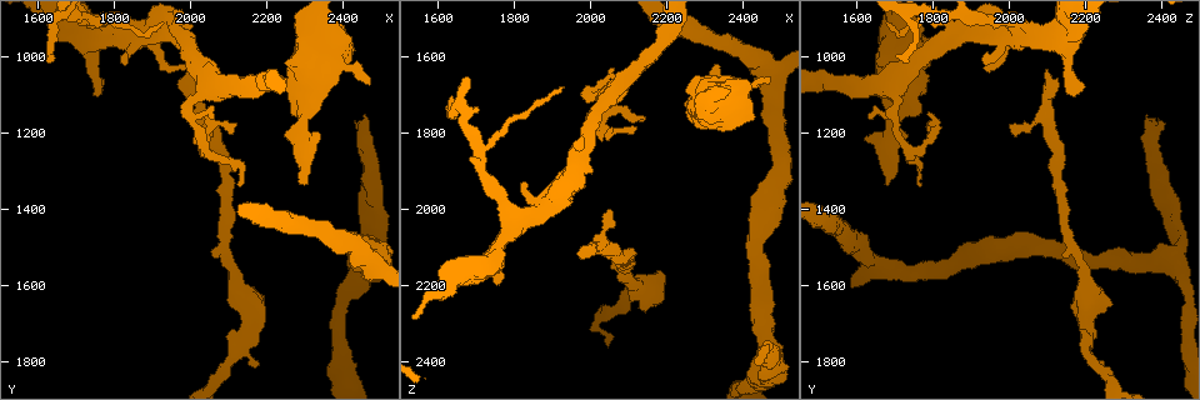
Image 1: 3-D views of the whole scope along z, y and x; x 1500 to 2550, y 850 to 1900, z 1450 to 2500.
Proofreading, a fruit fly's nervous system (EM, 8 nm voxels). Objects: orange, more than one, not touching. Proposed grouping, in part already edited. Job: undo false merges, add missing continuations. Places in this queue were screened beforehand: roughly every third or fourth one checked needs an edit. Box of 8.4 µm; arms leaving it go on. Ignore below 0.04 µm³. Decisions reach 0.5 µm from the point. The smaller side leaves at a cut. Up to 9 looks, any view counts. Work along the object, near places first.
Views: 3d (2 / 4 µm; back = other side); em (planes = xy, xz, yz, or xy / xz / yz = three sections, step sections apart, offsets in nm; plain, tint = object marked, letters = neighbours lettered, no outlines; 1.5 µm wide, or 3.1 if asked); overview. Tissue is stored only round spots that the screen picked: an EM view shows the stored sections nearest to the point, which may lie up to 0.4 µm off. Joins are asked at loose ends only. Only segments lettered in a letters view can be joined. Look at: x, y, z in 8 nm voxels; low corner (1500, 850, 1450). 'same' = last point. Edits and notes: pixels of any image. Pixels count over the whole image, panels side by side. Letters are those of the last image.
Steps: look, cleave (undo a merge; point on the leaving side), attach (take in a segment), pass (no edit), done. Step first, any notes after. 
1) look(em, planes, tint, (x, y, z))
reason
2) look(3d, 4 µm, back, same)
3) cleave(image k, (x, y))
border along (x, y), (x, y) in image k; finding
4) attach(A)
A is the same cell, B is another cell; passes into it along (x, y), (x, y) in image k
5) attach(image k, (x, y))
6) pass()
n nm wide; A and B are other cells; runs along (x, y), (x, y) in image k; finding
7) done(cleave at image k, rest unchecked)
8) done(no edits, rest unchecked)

look(3d, 4 µm, back, (1995, 1030, 2095))

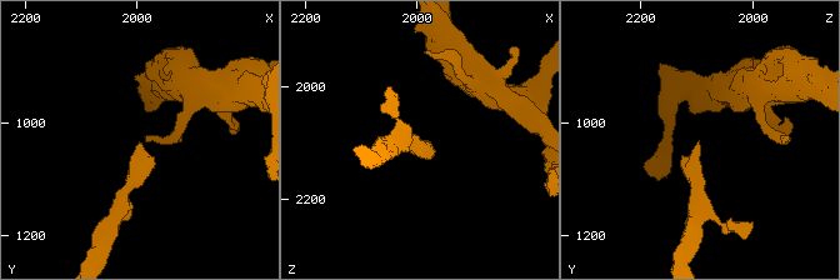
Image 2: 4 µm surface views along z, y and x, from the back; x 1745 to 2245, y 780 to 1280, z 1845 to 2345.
look(em, xy, step 8, letters, (1995, 1030, 2095))
need the tissue

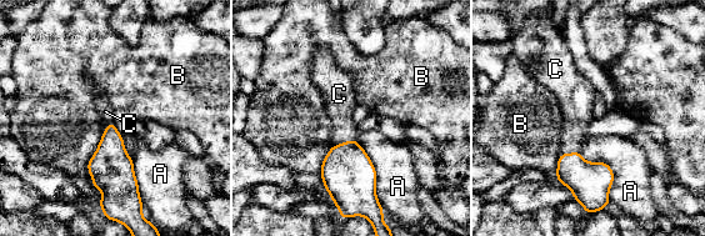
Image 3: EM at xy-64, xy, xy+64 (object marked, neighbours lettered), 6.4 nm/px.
look(em, yz, step 8, letters, same)

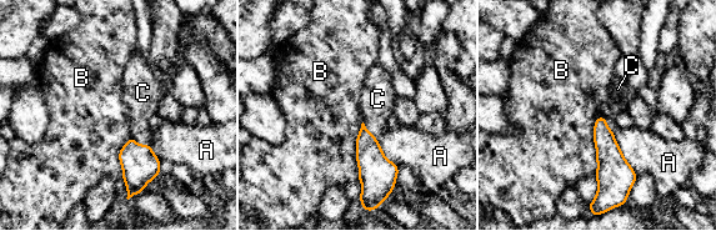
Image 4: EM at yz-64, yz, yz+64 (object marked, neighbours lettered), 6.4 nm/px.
attach(C)
B touches over 360 nm; C is the same cell, A and B are other cells; passes into it along (374, 169), (369, 131), (377, 99) in image 4; it goes on there

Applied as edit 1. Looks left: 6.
look(overview)
redraw

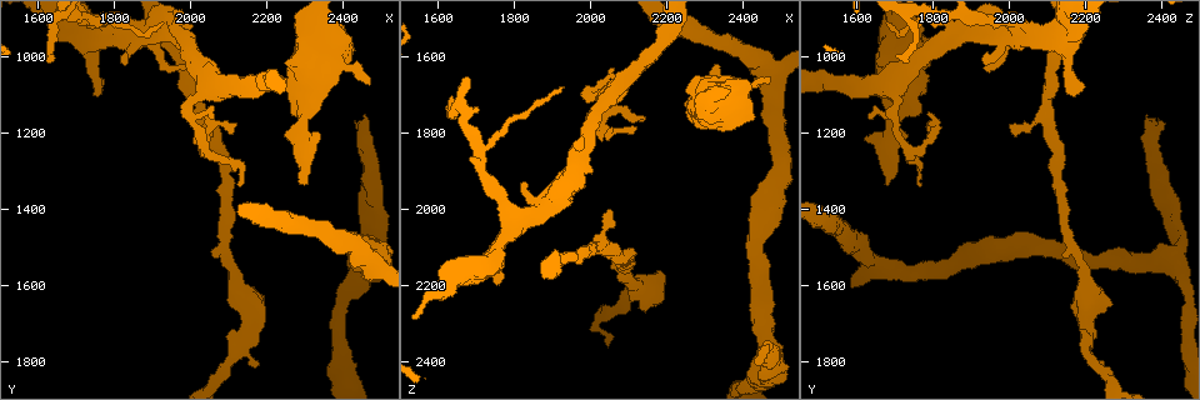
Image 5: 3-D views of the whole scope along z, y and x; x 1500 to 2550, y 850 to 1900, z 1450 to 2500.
look(em, xz, step 8, tint, (1735, 925, 2140))
calibre changes

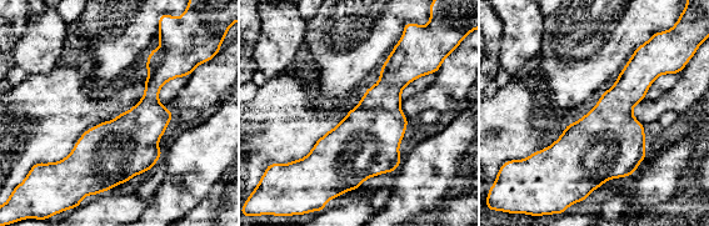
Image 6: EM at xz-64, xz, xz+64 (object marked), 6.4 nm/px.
look(em, xz, step 8, letters, same)

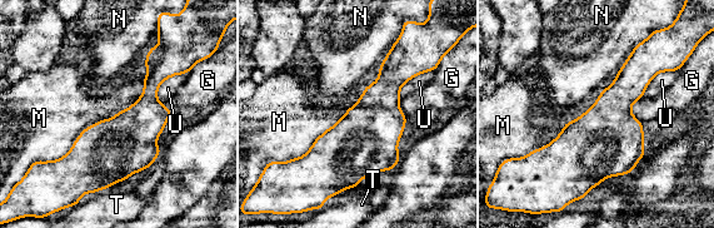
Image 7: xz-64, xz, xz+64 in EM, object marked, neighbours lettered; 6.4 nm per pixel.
pass()
G, M, N, T and U are other cells; all the same neuron

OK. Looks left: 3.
look(em, planes, letters, (2335, 1210, 1615))
free end

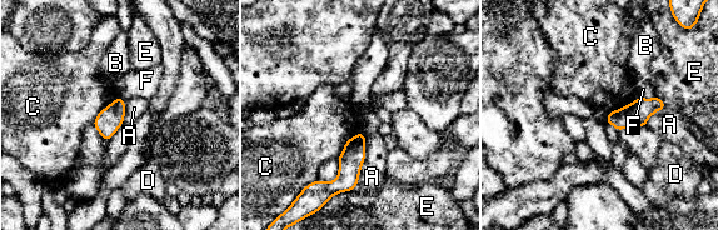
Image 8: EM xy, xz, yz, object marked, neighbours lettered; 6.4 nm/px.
pass()
A touches over 340 nm; A, B, C, D, E and F are other cells; border along (360, 131), (345, 143), (337, 158) in image 8; none of them fits

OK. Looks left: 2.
look(3d, 2 µm, back, (2440, 1165, 2405))
free end

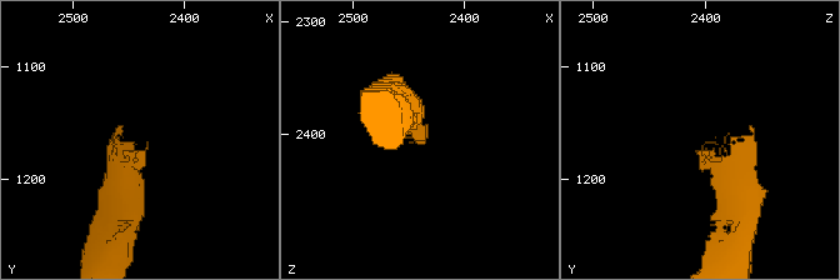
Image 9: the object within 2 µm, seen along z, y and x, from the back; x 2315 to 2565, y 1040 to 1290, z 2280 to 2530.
look(em, planes, letters, (2434, 1172, 2402))

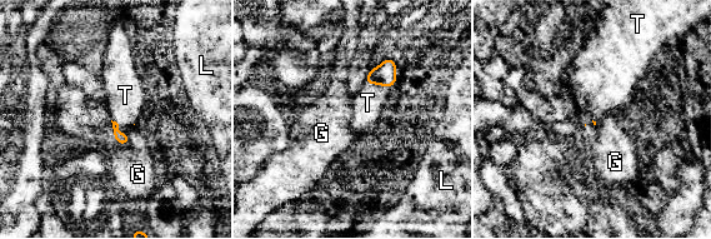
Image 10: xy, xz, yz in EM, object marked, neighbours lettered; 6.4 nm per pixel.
attach(T)
T is the same cell, G and L are other cells; the neuron continues

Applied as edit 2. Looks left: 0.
done(attach at image 4, attach at image 10, rest unchecked)

